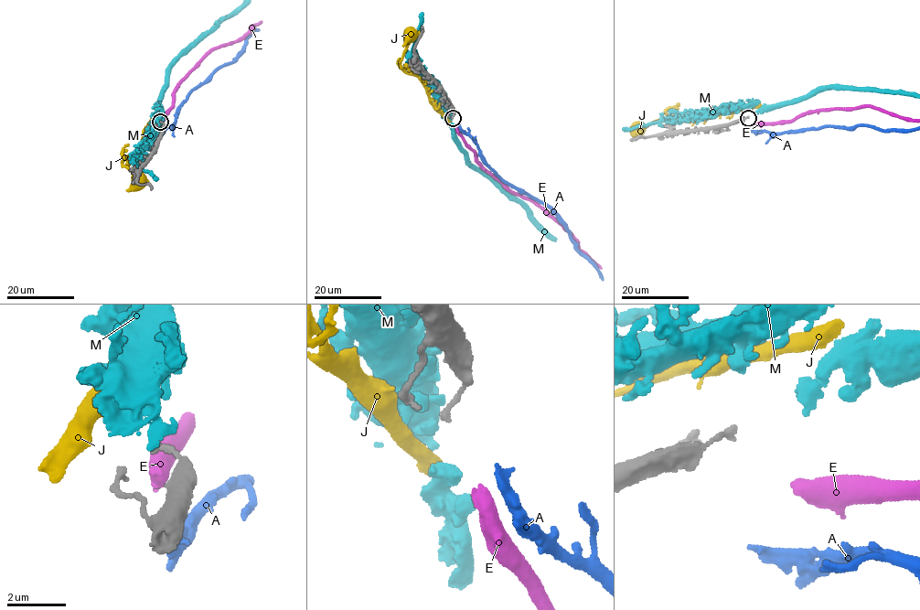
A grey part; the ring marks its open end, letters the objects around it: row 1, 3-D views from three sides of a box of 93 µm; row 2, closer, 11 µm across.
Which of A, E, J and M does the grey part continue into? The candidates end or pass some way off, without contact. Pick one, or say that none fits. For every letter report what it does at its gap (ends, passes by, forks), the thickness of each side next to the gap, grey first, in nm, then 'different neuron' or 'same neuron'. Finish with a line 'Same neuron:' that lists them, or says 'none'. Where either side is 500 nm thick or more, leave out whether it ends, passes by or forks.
A: it ends there; 240 nm thick on the grey side, 300 nm on the other; different neuron
E: it ends there; 240 nm thick on the grey side, 460 nm on the other; same neuron
J: it ends there; 240 nm thick on the grey side, 400 nm on the other; different neuron
M: it ends there; 240 nm thick on the grey side, 440 nm on the other; different neuron
Same neuron: E

